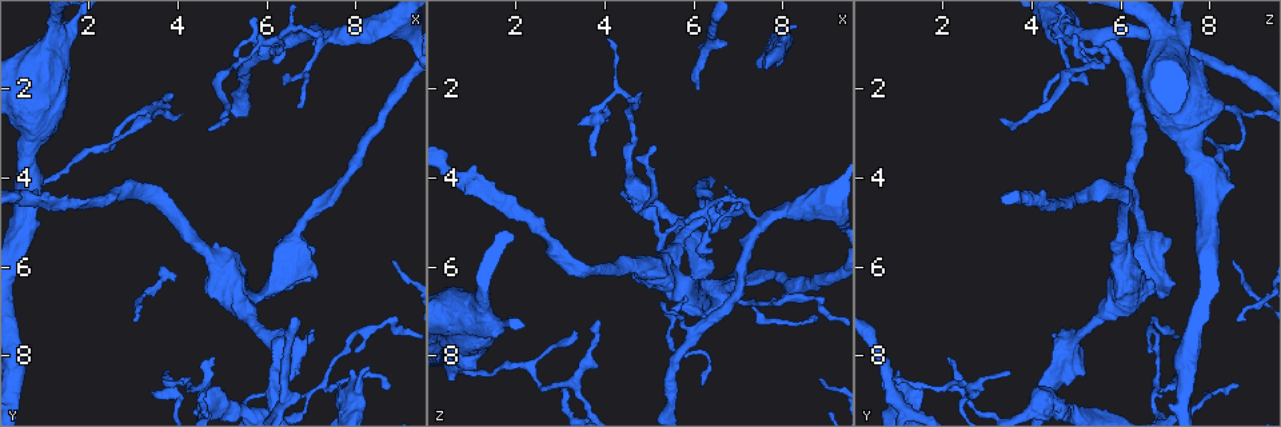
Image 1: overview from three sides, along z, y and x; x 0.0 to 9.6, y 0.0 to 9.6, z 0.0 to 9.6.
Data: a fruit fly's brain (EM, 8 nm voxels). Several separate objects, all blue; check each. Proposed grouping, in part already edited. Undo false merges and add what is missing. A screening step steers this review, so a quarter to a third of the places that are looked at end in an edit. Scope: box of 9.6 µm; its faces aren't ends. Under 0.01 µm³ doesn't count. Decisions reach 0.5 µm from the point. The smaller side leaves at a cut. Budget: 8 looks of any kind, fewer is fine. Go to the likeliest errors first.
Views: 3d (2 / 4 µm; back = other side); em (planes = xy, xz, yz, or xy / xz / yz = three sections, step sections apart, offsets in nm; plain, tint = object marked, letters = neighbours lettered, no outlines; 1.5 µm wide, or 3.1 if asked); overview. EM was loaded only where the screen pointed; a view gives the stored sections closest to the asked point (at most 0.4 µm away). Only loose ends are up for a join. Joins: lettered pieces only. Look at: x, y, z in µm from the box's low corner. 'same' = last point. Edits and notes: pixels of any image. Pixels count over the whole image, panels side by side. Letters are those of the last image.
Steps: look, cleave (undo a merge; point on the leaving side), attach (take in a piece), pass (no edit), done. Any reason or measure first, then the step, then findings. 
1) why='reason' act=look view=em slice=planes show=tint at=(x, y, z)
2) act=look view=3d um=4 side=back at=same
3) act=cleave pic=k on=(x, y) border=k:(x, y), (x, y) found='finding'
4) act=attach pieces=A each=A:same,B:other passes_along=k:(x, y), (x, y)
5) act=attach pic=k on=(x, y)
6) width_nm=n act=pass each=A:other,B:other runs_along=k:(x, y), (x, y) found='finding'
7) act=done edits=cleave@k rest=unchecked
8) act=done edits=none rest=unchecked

why='stops while still wide' act=look view=3d um=4 at=(7.65, 8.70, 1.55)

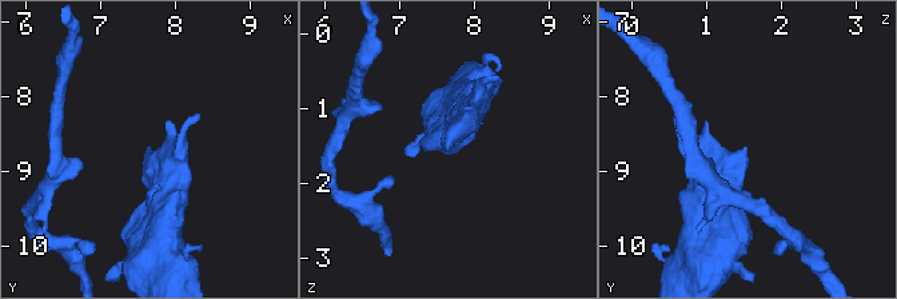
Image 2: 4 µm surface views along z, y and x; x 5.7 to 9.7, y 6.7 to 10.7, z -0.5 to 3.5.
why='shape alone is not enough' act=look view=em slice=planes show=letters at=(7.65, 8.70, 1.55)

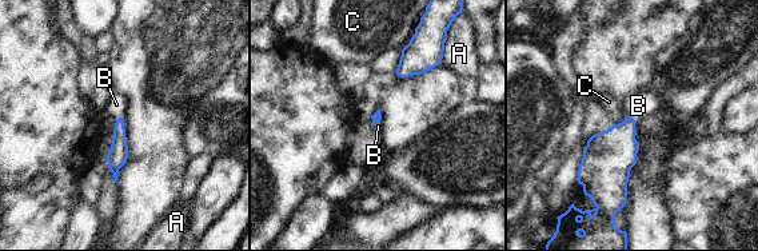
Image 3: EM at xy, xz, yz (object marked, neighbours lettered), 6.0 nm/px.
act=attach pieces=B each=A:other,B:same,C:other found='it goes on there'

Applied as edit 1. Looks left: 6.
why='see it whole again' act=look view=overview

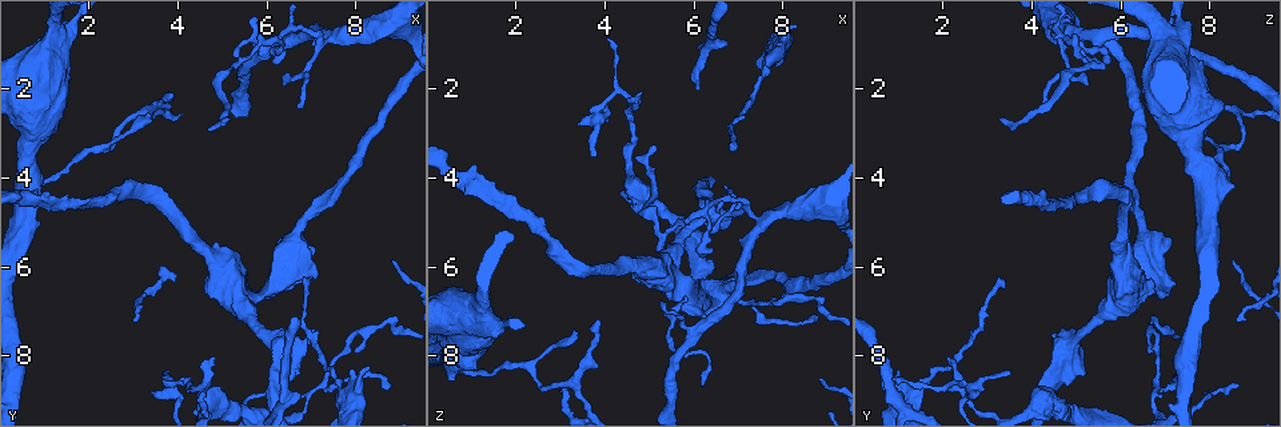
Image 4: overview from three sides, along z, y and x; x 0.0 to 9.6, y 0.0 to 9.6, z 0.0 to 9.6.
why='thin end' act=look view=em slice=yz step=4 show=letters at=(4.85, 8.10, 2.05)

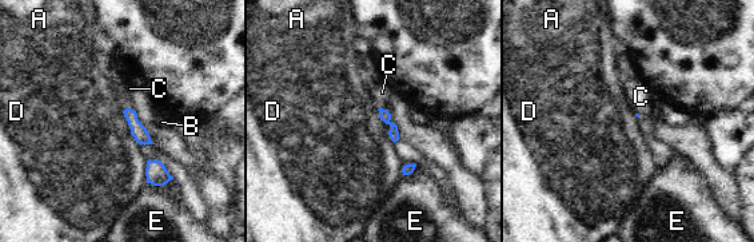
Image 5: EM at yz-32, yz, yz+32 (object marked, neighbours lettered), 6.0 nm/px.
why='cut it another way' act=look view=em slice=planes show=letters at=same

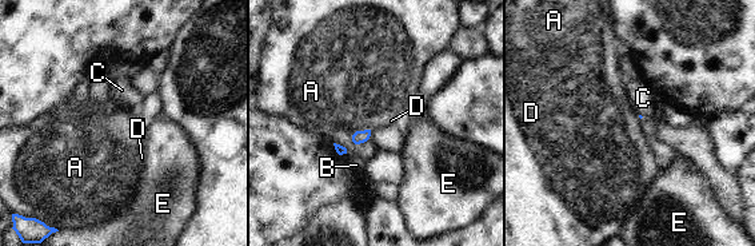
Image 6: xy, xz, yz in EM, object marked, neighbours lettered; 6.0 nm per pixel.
act=pass each=A:other,B:other,C:other,D:other,E:other border=6:(371, 130), (356, 131) found='no lettered piece goes on from it'

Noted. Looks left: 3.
act=look view=3d um=4 at=(0.80, 4.10, 8.25)

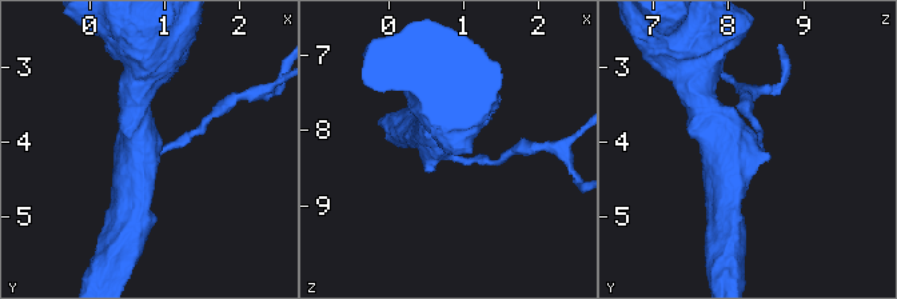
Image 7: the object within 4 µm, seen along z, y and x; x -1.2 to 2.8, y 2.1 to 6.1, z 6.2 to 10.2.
arms=3 act=look view=em slice=planes show=letters at=(0.75, 4.10, 8.20)

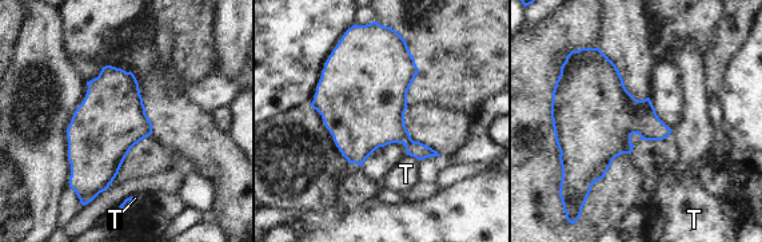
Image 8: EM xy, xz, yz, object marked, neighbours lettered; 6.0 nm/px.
act=pass each=T:other border=8:(407, 154), (421, 161) found='continuous, no second neuron'

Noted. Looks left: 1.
act=done edits=attach@3 rest=unchecked

